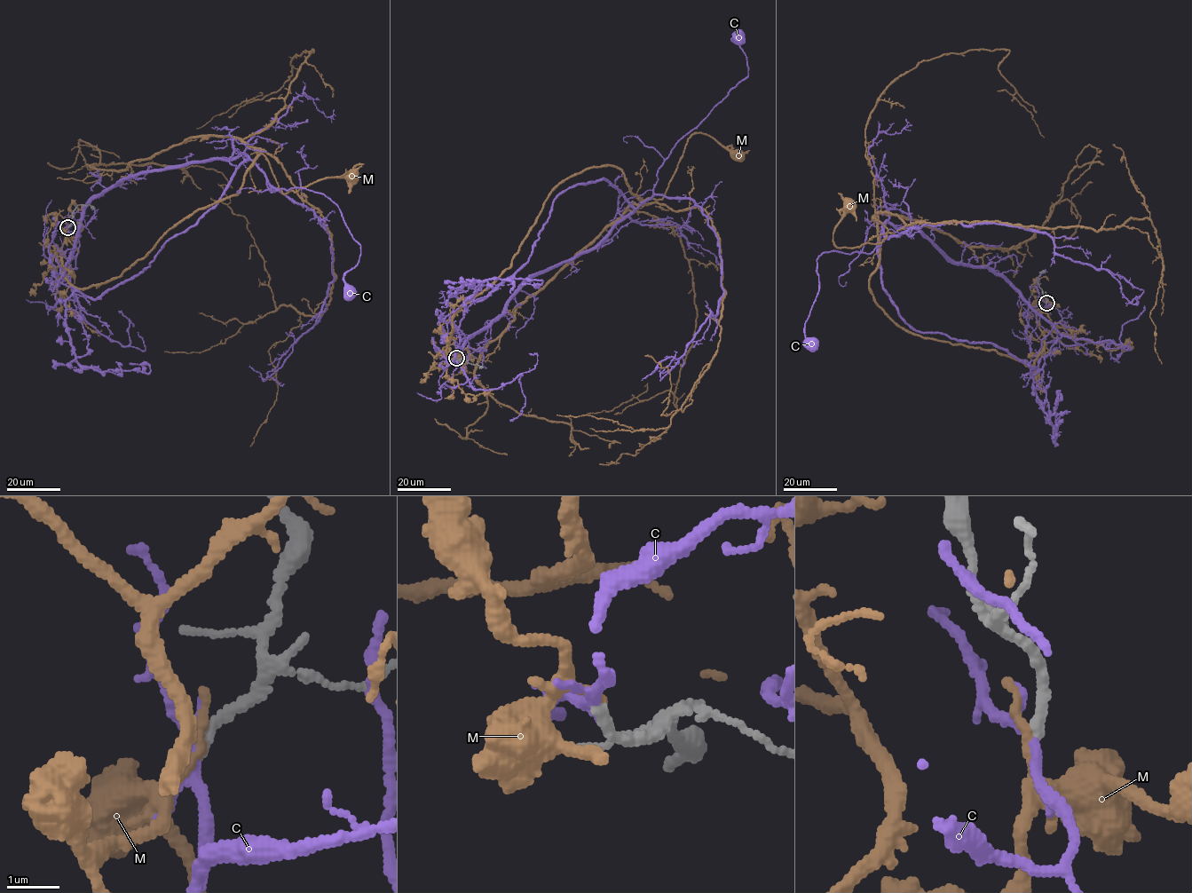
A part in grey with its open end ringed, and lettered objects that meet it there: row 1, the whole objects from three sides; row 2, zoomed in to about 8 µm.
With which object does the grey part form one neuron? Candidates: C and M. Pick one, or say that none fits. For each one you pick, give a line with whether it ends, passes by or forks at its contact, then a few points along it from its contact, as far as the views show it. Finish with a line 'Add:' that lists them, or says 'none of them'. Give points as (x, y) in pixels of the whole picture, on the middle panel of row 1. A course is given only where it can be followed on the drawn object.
Add: none of them

